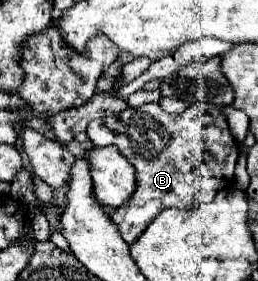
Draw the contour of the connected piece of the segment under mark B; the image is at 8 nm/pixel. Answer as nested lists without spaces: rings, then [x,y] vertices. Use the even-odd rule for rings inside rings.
[[[143,104],[141,108],[127,108],[117,116],[93,120],[87,126],[87,136],[99,148],[117,146],[137,168],[137,192],[133,200],[111,214],[127,244],[137,240],[161,210],[173,206],[195,210],[233,184],[239,144],[231,136],[221,106],[195,104],[181,114],[167,114],[159,104]]]

